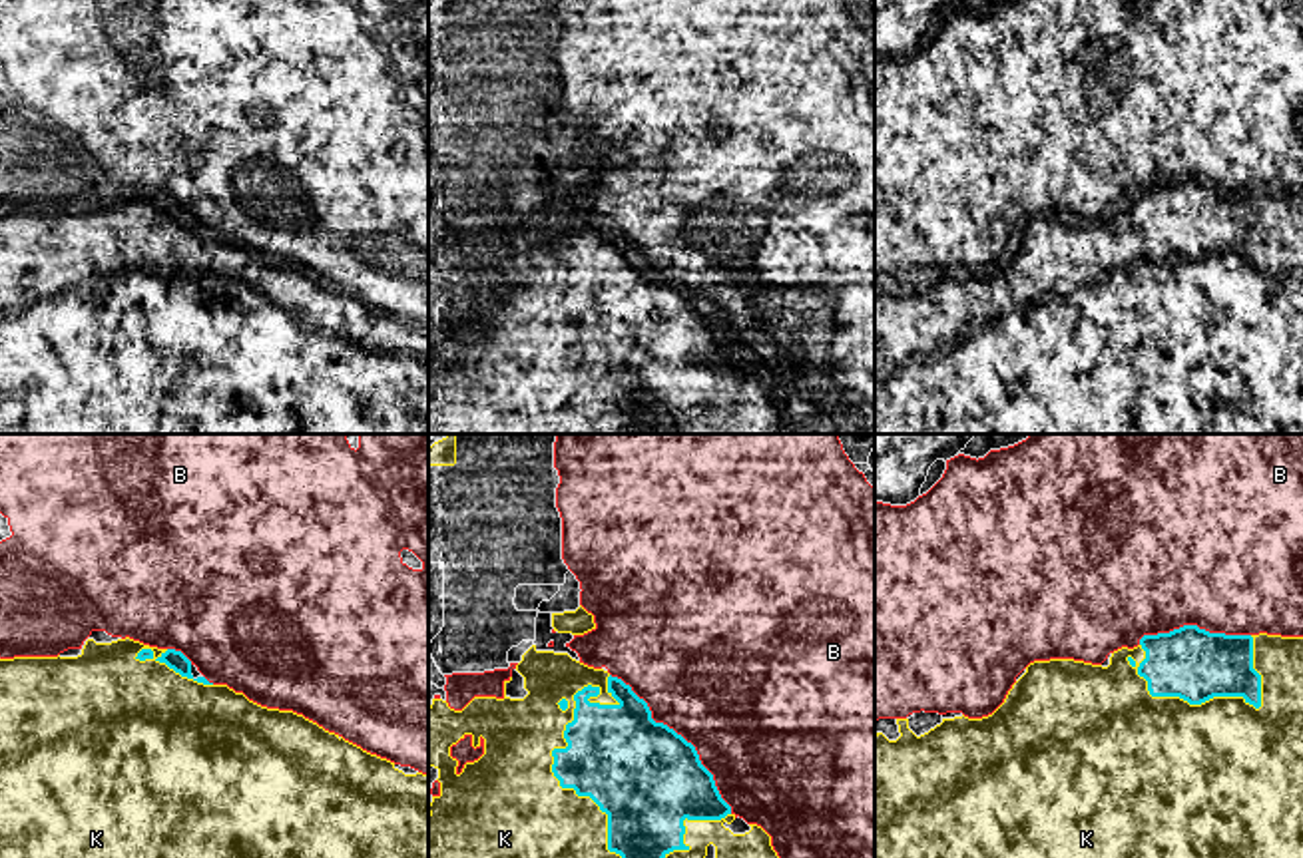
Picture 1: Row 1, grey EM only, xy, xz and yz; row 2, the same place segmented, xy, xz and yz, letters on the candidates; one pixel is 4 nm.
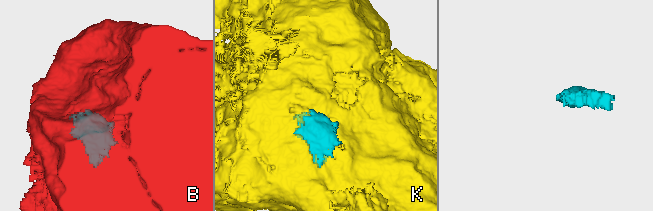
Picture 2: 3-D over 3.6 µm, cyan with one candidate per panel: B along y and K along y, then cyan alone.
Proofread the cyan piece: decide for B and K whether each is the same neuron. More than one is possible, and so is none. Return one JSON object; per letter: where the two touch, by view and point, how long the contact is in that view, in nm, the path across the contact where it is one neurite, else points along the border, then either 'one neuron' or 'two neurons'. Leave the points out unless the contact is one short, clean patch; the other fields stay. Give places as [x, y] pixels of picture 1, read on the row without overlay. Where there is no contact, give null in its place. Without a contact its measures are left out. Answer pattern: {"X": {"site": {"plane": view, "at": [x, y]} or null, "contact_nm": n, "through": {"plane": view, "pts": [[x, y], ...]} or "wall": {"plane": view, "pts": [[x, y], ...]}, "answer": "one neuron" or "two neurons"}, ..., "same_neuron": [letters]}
{"B": {"site": {"plane": "xz", "at": [680, 289]}, "contact_nm": 750, "answer": "two neurons"}, "K": {"site": {"plane": "xz", "at": [556, 303]}, "contact_nm": 850, "answer": "one neuron"}, "same_neuron": ["K"]}

